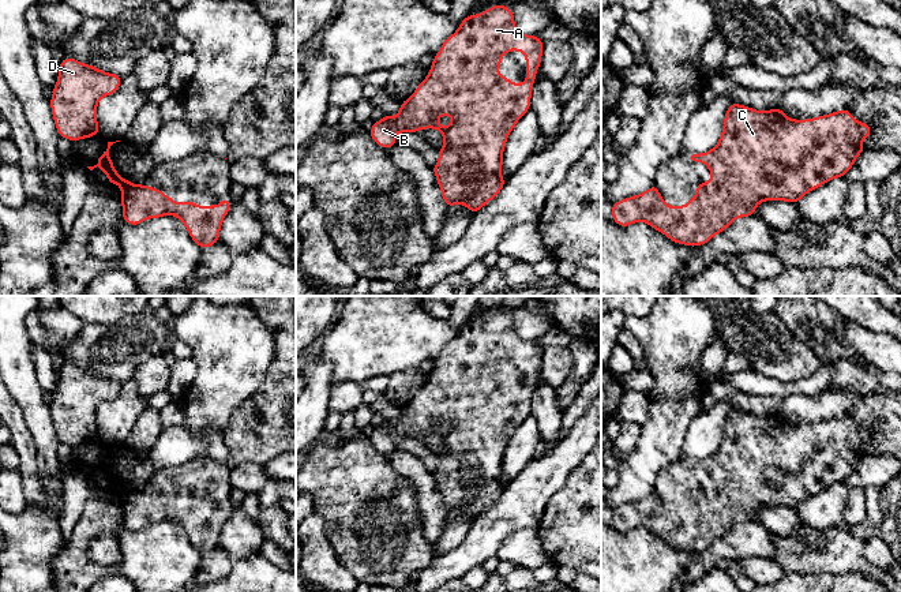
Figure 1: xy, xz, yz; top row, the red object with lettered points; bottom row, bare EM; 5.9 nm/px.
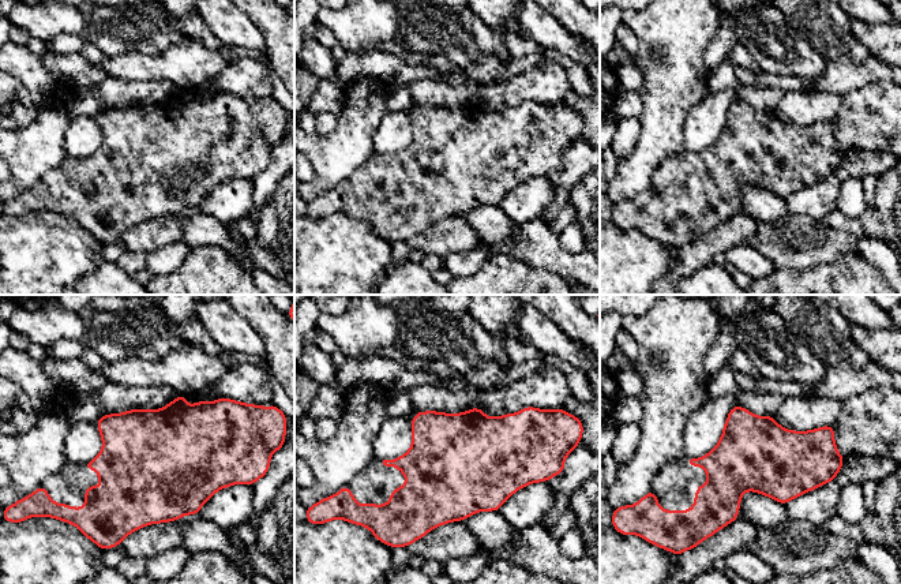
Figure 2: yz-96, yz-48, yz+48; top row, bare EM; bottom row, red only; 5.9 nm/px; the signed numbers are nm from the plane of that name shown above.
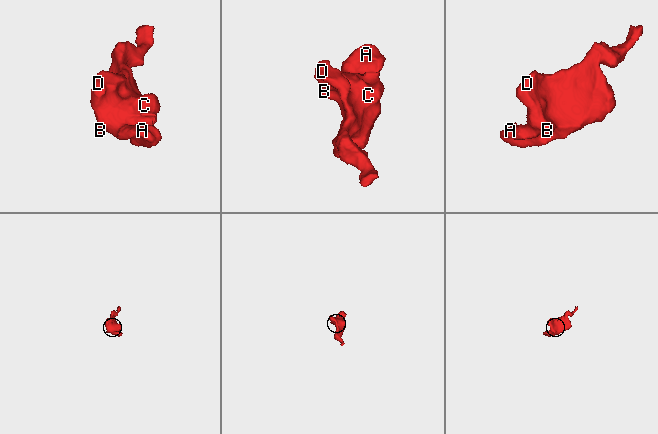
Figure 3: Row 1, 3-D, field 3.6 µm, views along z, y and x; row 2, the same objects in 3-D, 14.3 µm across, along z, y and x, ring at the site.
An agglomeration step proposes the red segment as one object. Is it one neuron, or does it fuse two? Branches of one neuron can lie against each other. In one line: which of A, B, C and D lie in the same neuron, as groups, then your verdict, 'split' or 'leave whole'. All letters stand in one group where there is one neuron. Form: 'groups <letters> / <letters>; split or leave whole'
groups A B C D; leave whole

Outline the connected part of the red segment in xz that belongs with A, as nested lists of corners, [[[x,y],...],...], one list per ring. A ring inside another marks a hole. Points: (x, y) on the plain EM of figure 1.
[[[503,310],[466,322],[433,361],[427,383],[406,406],[401,408],[399,419],[395,423],[384,420],[380,427],[375,427],[369,436],[371,443],[378,452],[388,454],[397,450],[397,438],[438,435],[444,442],[444,452],[438,456],[439,468],[432,476],[442,503],[448,514],[461,509],[473,520],[477,518],[506,490],[500,482],[504,450],[517,427],[530,415],[543,351],[537,341],[525,341],[517,334],[513,316]],[[510,356],[519,356],[526,363],[525,389],[510,389],[508,382],[498,379],[500,363]],[[440,420],[453,423],[448,432],[443,434],[439,430]]]

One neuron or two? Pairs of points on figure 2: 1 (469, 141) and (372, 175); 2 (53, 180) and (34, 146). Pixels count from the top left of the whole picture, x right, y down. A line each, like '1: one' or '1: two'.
1: one
2: two

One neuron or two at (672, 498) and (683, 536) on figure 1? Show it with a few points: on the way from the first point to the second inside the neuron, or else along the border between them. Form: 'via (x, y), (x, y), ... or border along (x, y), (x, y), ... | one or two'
via (682, 508), (684, 510), (684, 527) | one

